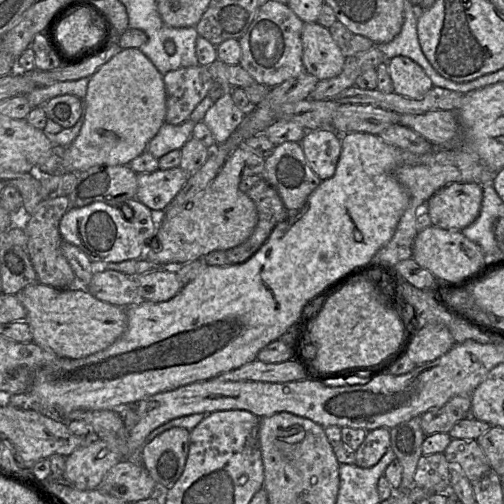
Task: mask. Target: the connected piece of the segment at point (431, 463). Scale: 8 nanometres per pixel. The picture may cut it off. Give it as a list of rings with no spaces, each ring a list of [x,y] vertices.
[[[444,453],[422,455],[417,463],[414,484],[434,493],[450,492],[451,465]]]

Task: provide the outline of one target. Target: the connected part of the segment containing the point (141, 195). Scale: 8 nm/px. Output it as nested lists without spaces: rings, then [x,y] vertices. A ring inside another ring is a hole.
[[[180,167],[137,175],[135,198],[154,211],[163,212],[188,180]]]

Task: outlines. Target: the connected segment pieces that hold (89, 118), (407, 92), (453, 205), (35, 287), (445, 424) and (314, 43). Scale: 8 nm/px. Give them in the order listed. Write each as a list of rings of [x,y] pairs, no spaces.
[[[124,48],[89,79],[84,101],[84,121],[75,140],[64,148],[65,172],[81,172],[93,166],[125,166],[146,151],[150,140],[165,123],[166,92],[163,75],[139,48]]]
[[[395,56],[388,61],[394,92],[411,99],[420,99],[433,87],[424,69],[406,56]]]
[[[454,182],[431,196],[426,210],[433,226],[462,231],[479,216],[482,198],[481,185]]]
[[[35,282],[14,294],[27,311],[25,319],[31,328],[33,342],[60,358],[79,359],[99,352],[116,341],[127,327],[127,307],[117,306],[94,297],[86,288],[76,285],[54,288]]]
[[[459,395],[448,400],[439,408],[423,413],[421,428],[425,435],[448,433],[458,421],[470,416],[471,395]]]
[[[318,22],[304,23],[301,41],[302,62],[307,73],[319,80],[326,80],[342,72],[346,57],[329,28]]]

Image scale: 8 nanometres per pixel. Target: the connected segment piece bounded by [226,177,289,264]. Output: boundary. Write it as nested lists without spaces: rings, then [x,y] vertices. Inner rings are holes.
[[[262,177],[247,194],[256,205],[258,222],[245,242],[226,250],[230,264],[242,263],[254,255],[266,242],[274,227],[289,215],[276,189]]]

